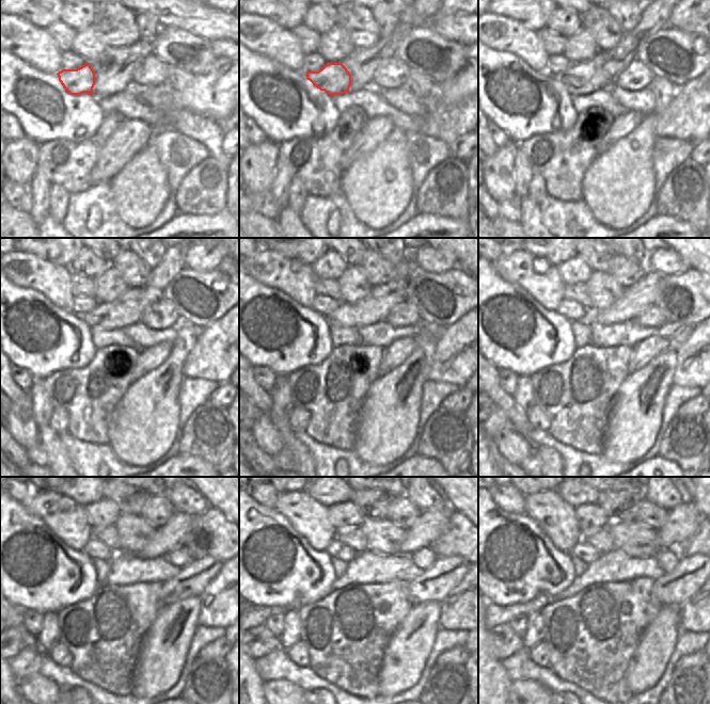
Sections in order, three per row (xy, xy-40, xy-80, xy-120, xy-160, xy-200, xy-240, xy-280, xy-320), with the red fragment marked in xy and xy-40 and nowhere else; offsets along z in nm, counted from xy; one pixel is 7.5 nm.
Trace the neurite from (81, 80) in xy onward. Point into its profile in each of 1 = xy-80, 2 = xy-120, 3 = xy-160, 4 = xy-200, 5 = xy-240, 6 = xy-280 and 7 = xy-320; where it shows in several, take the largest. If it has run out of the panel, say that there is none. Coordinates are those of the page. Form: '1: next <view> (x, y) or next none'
1: next xy-80 (583, 78)
2: next xy-120 (126, 310)
3: next xy-160 (375, 307)
4: next xy-200 (634, 299)
5: next xy-240 (171, 536)
6: next xy-280 (430, 524)
7: next xy-320 (682, 522)

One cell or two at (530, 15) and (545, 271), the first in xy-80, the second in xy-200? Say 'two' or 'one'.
two

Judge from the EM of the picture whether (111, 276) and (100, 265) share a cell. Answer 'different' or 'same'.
different

